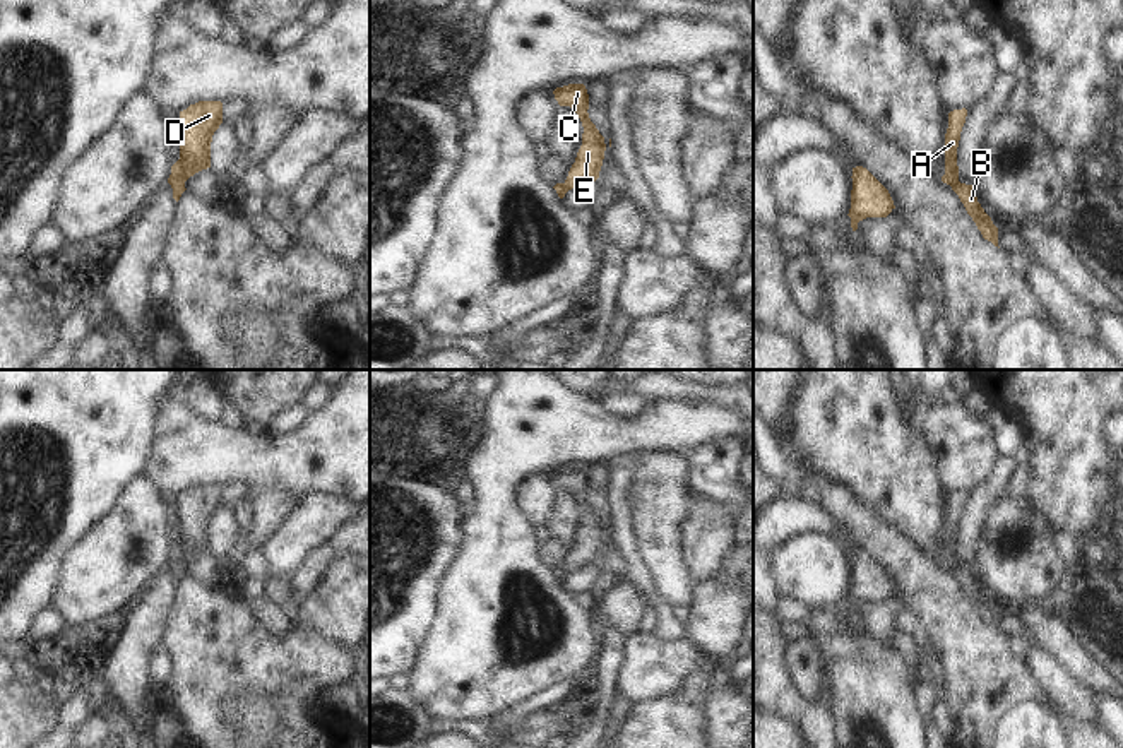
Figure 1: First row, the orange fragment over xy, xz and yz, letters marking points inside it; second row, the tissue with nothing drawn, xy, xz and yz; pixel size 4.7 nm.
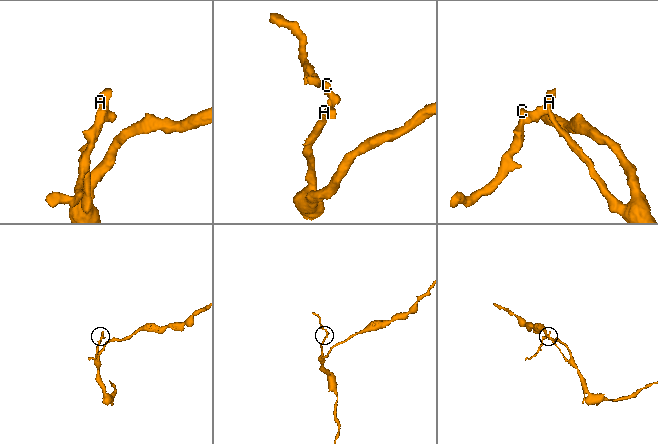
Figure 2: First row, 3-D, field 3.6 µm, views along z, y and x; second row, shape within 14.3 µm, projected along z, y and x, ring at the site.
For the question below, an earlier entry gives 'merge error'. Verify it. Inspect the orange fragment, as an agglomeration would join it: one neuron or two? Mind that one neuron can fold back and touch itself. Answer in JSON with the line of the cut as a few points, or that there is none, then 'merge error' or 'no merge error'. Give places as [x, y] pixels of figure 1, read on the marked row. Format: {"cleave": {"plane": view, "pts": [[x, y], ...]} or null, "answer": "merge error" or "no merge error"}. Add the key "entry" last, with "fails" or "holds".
{"cleave": {"plane": "xy", "pts": [[178, 160], [185, 180]]}, "answer": "merge error", "entry": "holds"}

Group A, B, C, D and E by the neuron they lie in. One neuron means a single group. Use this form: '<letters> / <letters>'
A C D E / B

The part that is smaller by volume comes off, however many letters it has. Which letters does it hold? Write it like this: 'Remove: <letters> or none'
Remove: A, C, D, E

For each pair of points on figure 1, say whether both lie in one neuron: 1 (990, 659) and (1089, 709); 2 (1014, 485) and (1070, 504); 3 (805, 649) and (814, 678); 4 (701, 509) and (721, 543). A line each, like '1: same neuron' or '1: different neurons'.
1: different neurons
2: different neurons
3: same neuron
4: same neuron

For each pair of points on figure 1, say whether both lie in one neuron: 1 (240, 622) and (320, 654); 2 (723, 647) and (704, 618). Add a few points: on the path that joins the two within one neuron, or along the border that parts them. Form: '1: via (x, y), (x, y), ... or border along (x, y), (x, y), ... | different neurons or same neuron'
1: via (255, 642), (267, 654), (300, 654) | same neuron
2: via (719, 641), (711, 625) | same neuron

